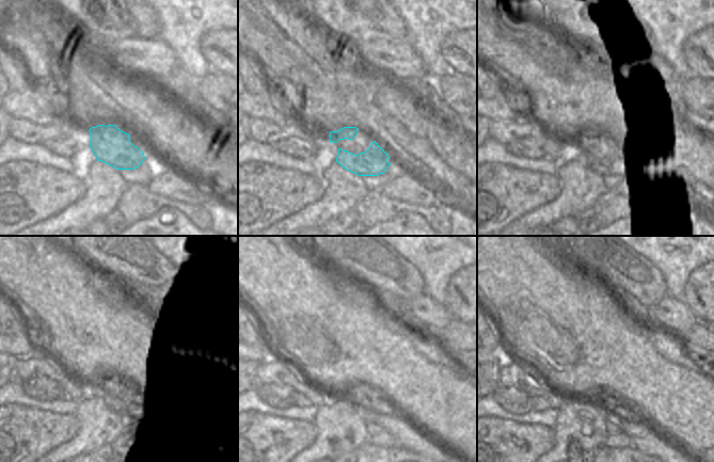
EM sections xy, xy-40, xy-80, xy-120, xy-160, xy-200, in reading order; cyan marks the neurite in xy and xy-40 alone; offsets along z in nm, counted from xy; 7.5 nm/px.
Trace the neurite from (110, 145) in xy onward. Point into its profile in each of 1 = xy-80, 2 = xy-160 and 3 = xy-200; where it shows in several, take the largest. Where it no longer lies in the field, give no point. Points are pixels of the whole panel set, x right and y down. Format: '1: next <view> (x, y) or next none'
1: next xy-80 (614, 162)
2: next xy-160 (407, 435)
3: next xy-200 (645, 439)

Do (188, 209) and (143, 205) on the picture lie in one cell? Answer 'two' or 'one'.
one

